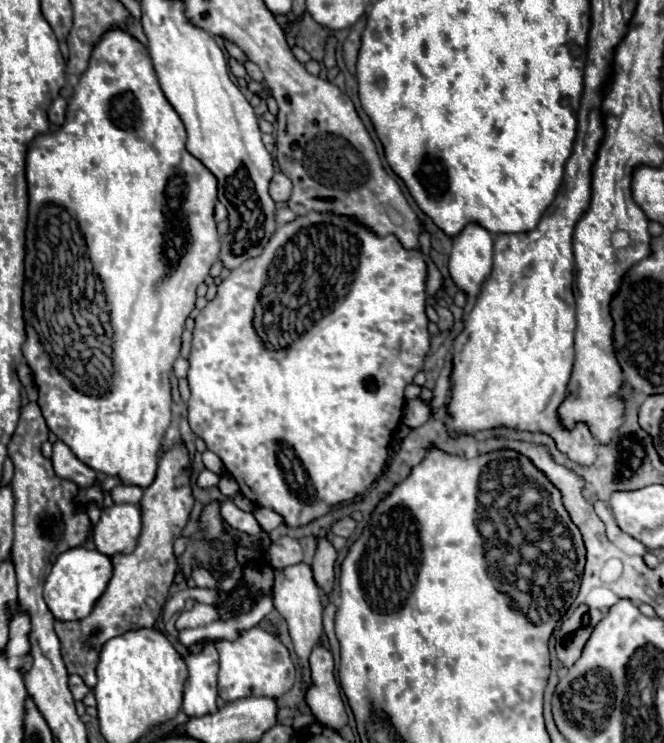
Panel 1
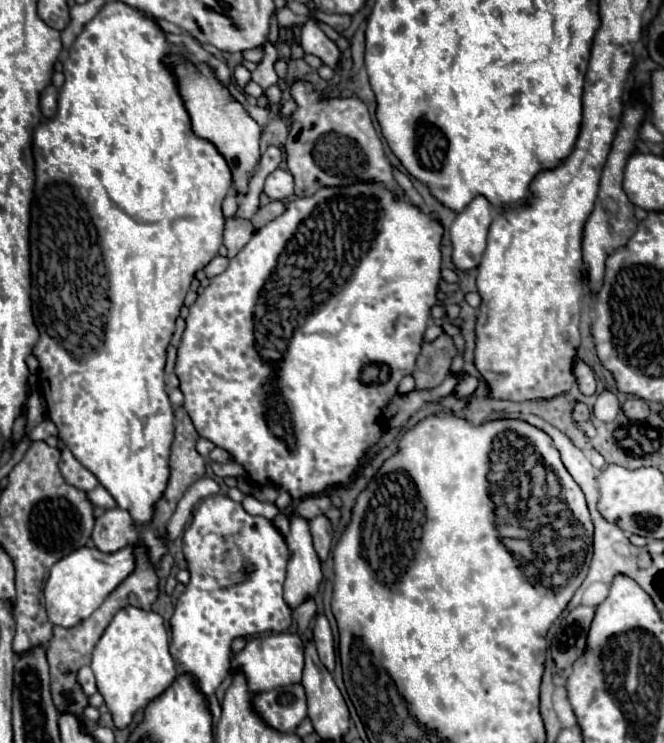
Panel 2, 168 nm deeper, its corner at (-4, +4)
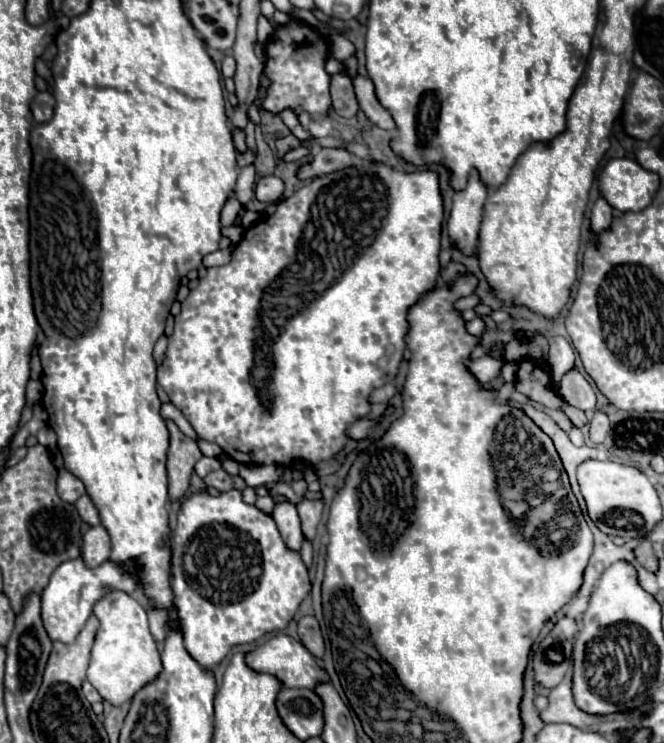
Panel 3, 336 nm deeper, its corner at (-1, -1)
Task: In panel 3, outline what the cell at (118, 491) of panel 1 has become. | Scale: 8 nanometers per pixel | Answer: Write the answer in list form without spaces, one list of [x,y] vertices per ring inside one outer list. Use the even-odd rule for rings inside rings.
[[[81,496],[81,498],[75,502],[75,508],[77,508],[77,512],[81,514],[81,518],[83,518],[87,524],[91,524],[91,526],[101,524],[99,512],[97,512],[97,508],[95,508],[95,504],[93,504],[93,500],[91,500],[89,496]]]

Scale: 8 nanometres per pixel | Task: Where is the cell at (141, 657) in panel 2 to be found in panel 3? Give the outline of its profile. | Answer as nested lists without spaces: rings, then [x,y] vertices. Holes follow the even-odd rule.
[[[113,592],[107,594],[105,598],[101,598],[101,602],[97,602],[97,606],[93,608],[93,614],[99,618],[101,626],[97,630],[95,636],[95,644],[91,650],[91,662],[87,668],[87,680],[93,684],[93,688],[101,694],[101,698],[113,706],[123,706],[127,702],[133,700],[133,696],[145,686],[151,684],[163,670],[161,664],[161,656],[157,650],[157,642],[149,632],[149,620],[147,620],[147,612],[143,606],[139,606],[129,594],[125,592]]]

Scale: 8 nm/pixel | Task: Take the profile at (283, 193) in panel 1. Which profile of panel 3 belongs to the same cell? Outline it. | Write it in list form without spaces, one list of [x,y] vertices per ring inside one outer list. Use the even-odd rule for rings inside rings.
[[[265,176],[257,182],[255,186],[255,196],[259,202],[265,202],[265,204],[275,204],[283,198],[283,192],[285,192],[285,182],[277,176]]]

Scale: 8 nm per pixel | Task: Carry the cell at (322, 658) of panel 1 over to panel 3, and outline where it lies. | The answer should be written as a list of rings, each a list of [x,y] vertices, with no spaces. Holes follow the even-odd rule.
[[[303,616],[299,620],[299,638],[303,642],[303,646],[317,658],[323,658],[325,654],[325,642],[321,636],[321,628],[315,616]]]

